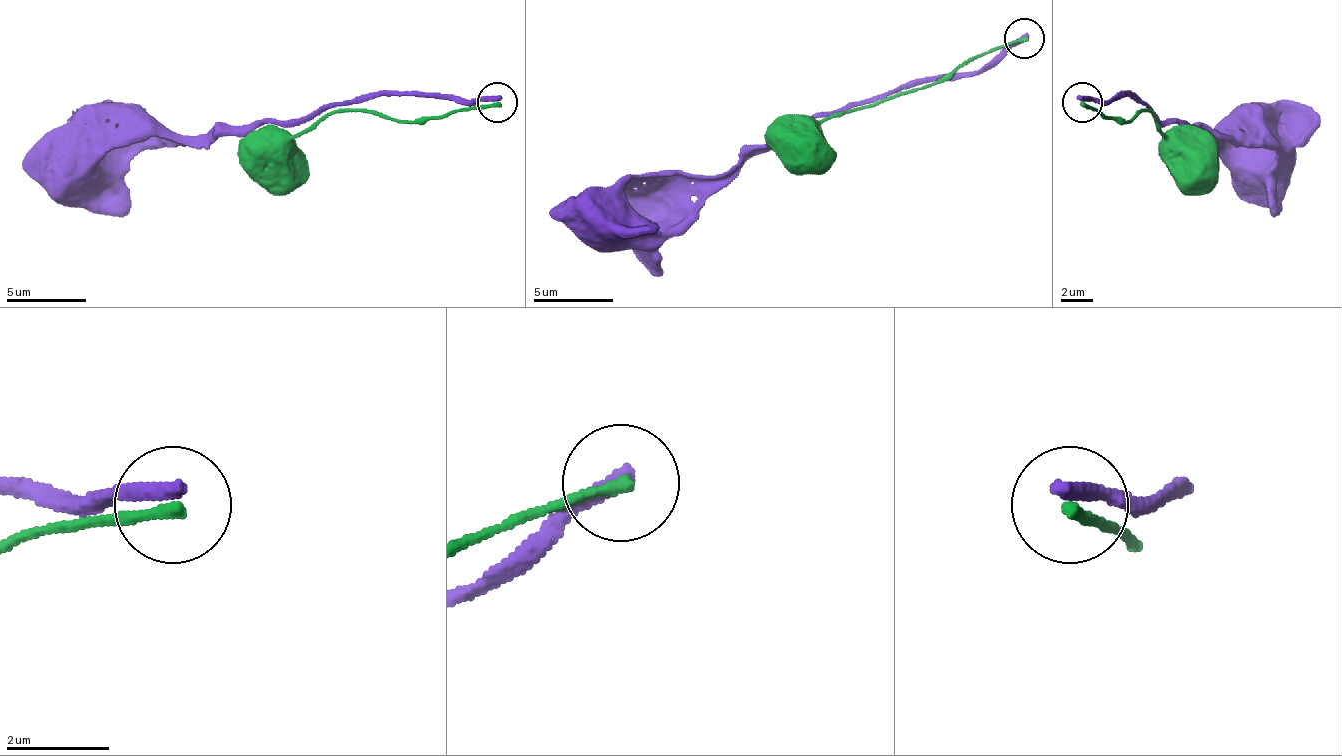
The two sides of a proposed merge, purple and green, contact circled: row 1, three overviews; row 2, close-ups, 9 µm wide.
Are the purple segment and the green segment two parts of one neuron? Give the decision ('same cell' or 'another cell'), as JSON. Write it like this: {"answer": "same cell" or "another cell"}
{"answer": "another cell"}

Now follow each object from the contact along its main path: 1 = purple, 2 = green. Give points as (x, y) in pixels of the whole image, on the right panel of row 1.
1: (1083, 101), (1127, 93), (1159, 121), (1191, 125), (1208, 141), (1220, 133), (1220, 145), (1252, 174), (1260, 166)
2: (1083, 101), (1103, 117), (1123, 121), (1139, 109), (1151, 113), (1155, 125), (1171, 141), (1183, 162), (1191, 166)

